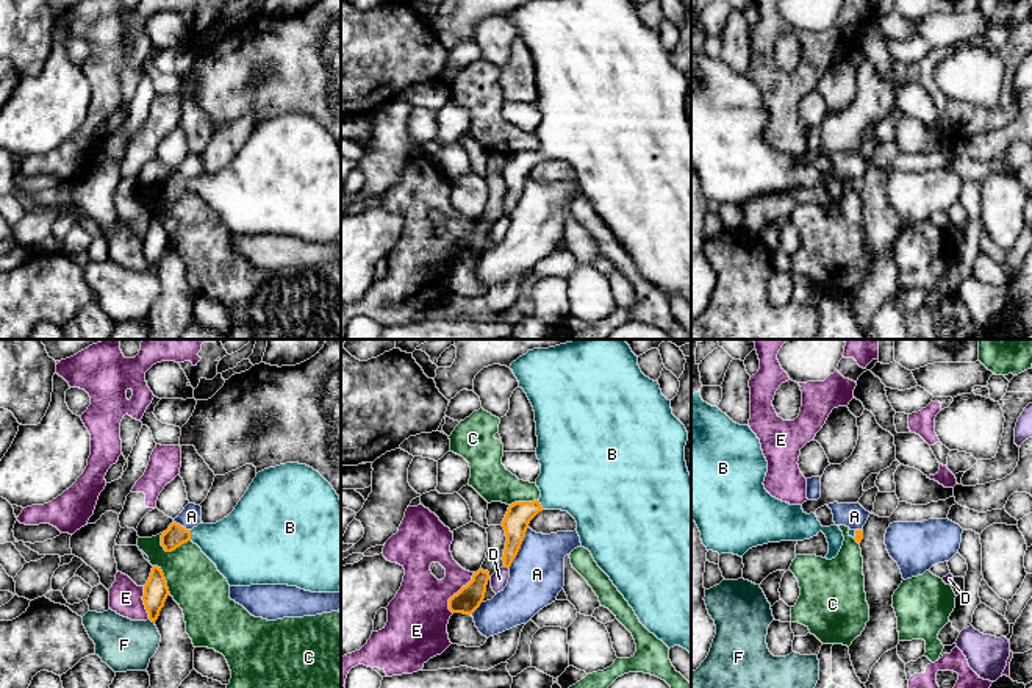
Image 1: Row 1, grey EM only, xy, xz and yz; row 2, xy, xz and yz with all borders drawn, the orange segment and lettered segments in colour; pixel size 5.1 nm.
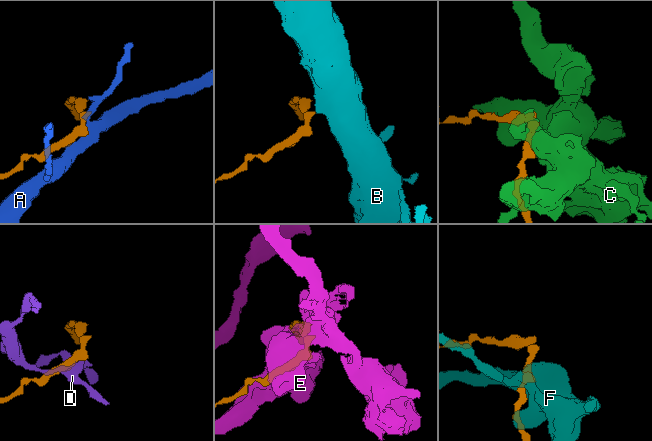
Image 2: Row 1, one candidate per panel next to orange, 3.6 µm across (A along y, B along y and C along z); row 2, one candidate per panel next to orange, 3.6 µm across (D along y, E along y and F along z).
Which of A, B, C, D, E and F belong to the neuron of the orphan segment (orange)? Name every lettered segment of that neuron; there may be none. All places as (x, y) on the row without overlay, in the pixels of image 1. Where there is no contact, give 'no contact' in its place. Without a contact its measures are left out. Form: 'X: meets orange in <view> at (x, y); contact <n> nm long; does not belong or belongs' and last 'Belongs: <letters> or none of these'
A: meets orange in xz at (519, 197); contact 240 nm long; does not belong
B: meets orange in xy at (189, 185); contact 60 nm long; belongs
C: meets orange in xy at (171, 200); contact 160 nm long; does not belong
D: meets orange in xz at (507, 216); contact 40 nm long; does not belong
E: meets orange in xz at (457, 243); contact 240 nm long; does not belong
F: meets orange in xy at (152, 271); contact 40 nm long; does not belong
Belongs: B

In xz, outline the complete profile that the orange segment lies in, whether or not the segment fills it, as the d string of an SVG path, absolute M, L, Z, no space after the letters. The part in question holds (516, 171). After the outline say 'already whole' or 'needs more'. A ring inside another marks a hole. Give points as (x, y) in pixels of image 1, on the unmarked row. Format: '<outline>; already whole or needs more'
M529 0L525 5L513 11L510 19L518 28L519 38L527 44L535 61L538 86L536 106L541 114L541 124L535 133L541 141L541 147L533 152L514 152L508 156L500 174L507 186L502 206L503 216L510 219L525 188L530 170L539 161L568 161L577 172L577 183L582 197L591 202L597 216L610 227L613 235L633 258L640 272L669 299L680 296L691 303L691 124L688 122L685 111L688 81L672 64L671 50L661 44L658 31L650 30L641 22L638 6L632 0Z; needs more

